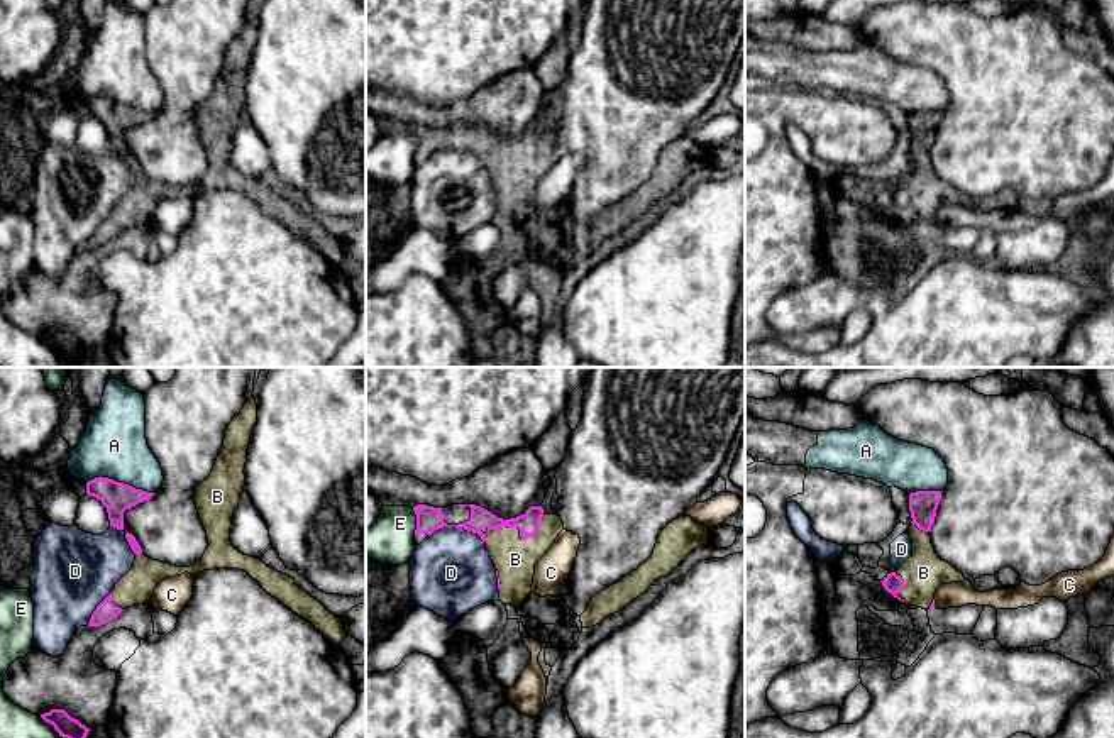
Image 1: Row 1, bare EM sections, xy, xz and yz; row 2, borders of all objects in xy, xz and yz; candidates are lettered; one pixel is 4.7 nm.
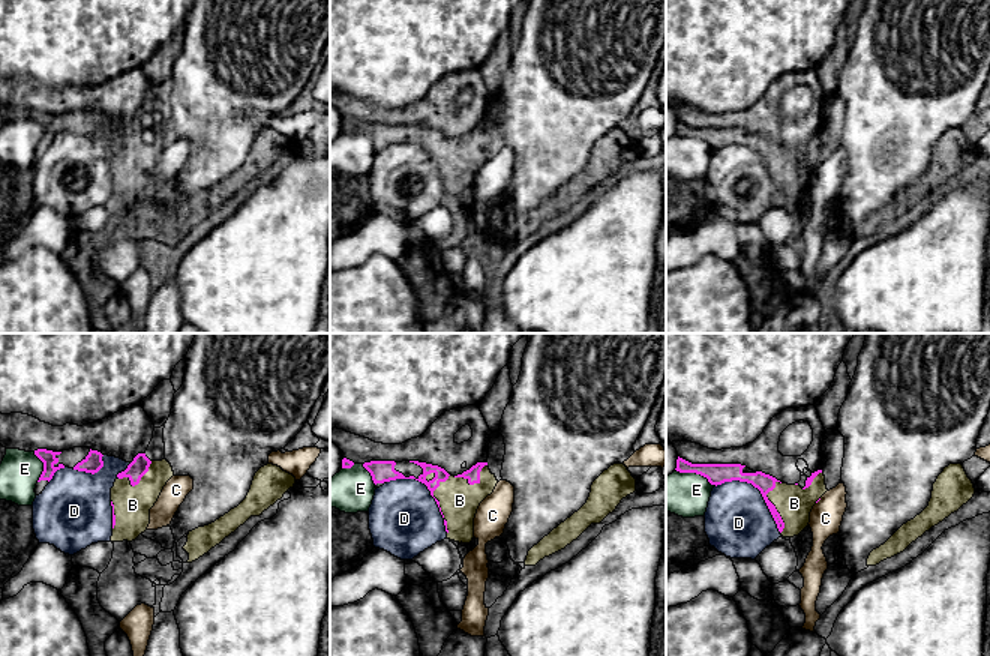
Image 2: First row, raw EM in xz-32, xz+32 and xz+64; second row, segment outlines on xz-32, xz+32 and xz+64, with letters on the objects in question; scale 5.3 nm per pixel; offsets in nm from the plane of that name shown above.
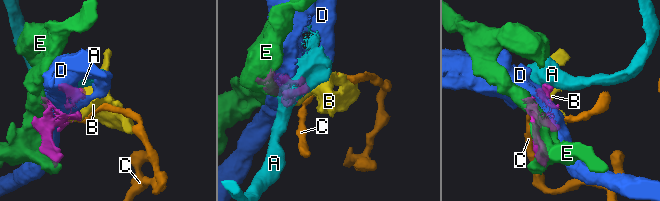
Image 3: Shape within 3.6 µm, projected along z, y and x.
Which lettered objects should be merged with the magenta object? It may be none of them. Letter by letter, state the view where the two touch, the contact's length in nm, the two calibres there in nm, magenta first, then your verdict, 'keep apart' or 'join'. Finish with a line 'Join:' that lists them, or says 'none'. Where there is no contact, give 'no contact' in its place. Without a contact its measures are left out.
A: contact in xy; length 320 nm; calibres 140 and 320 nm; keep apart
B: contact in xz; length 320 nm; calibres 100 and 200 nm; join
C: contact in yz; length 40 nm; calibres 20 and 120 nm; keep apart
D: contact in xz; length 280 nm; calibres 120 and 400 nm; keep apart
E: contact in xz; length 130 nm; calibres 120 and 220 nm; keep apart
Join: B

